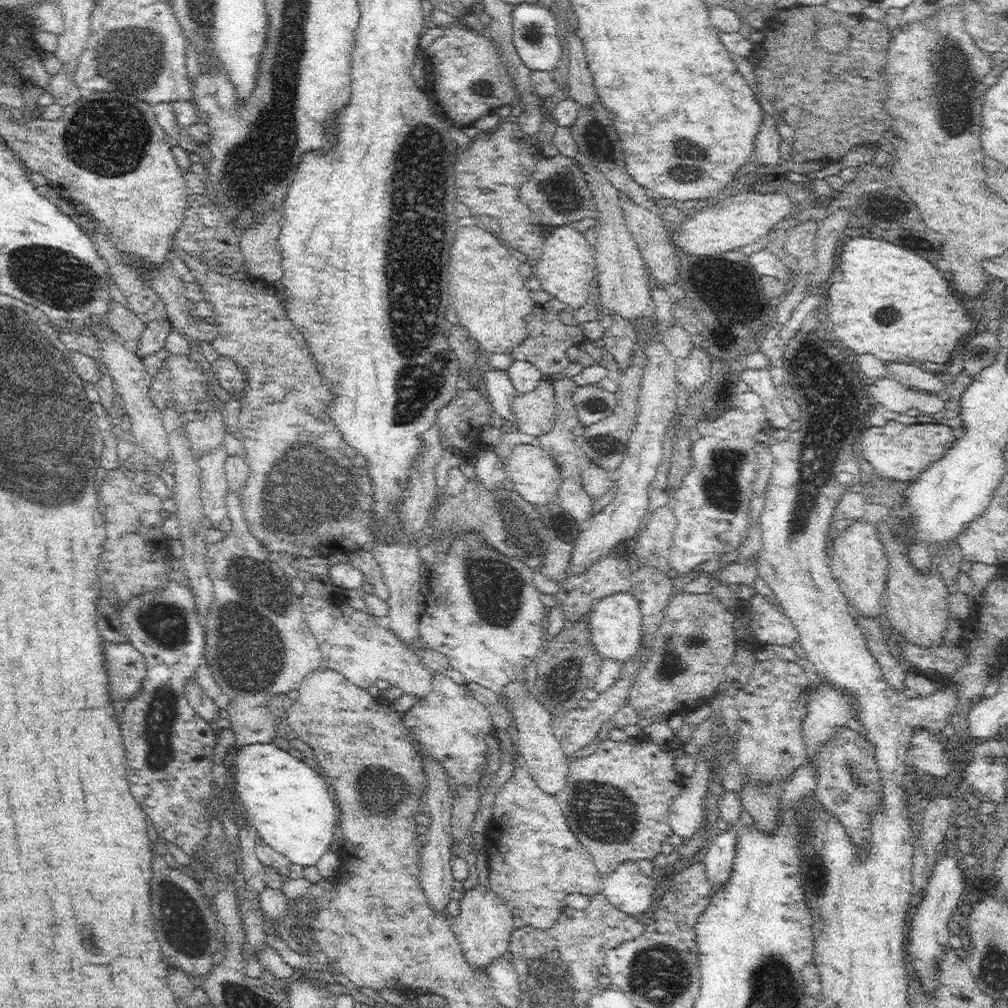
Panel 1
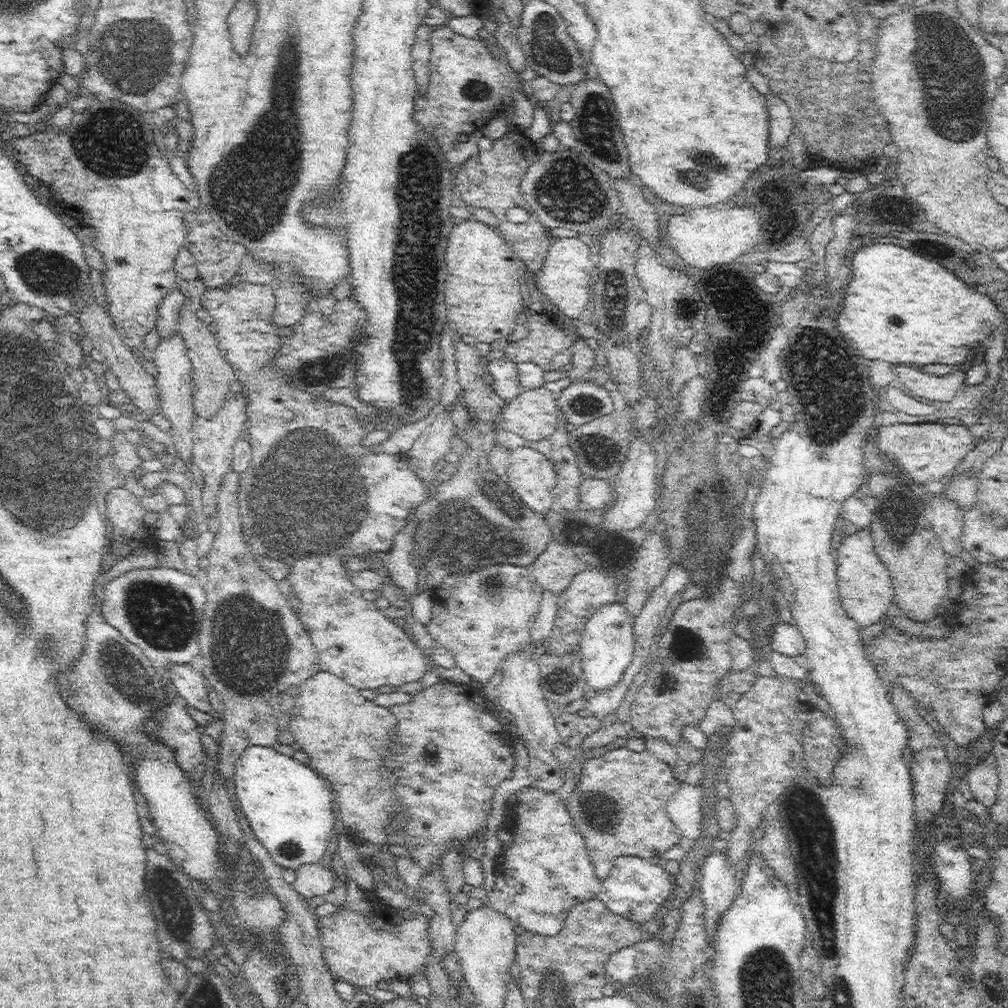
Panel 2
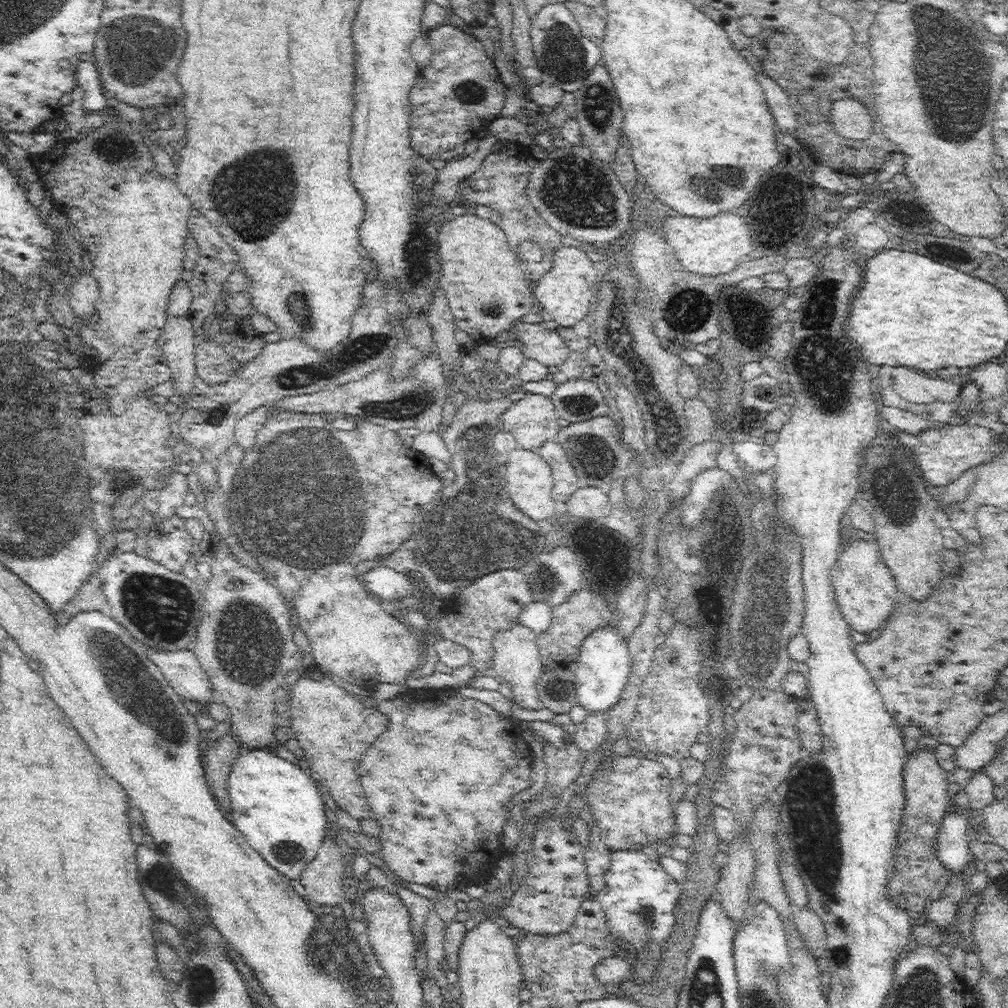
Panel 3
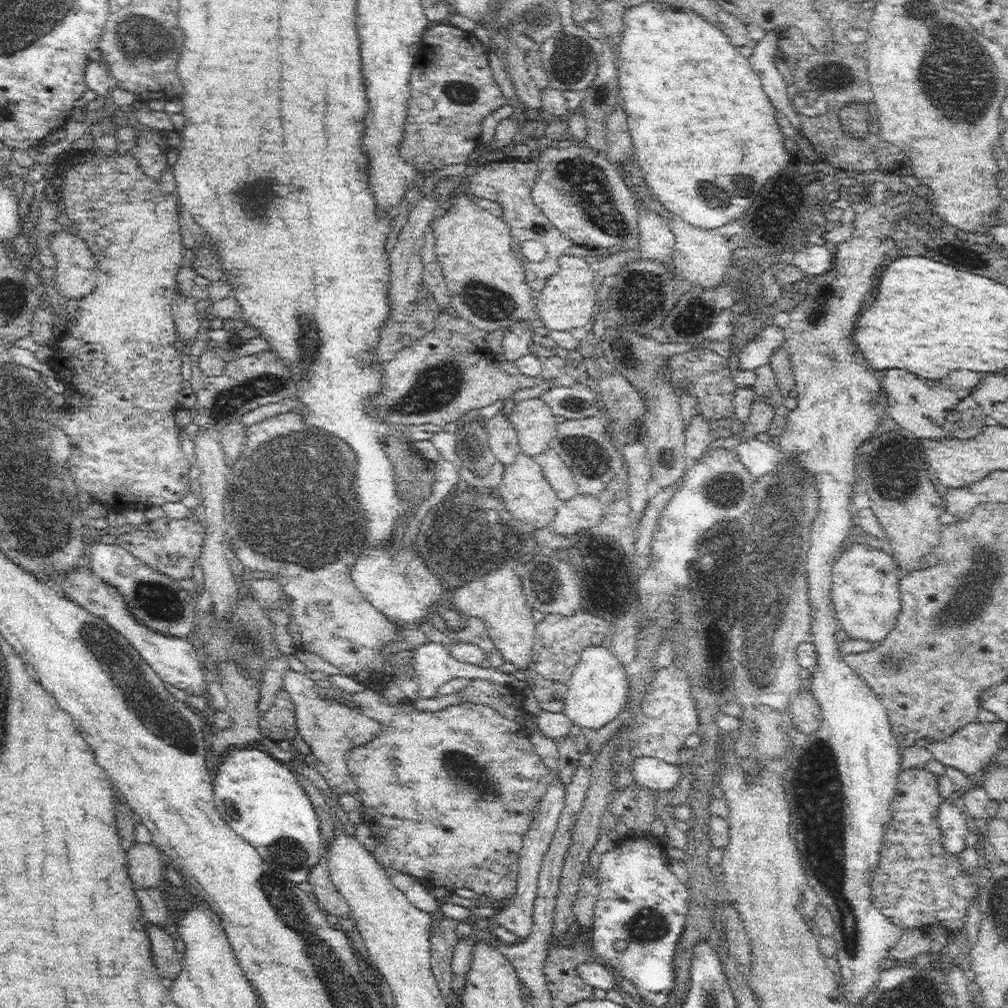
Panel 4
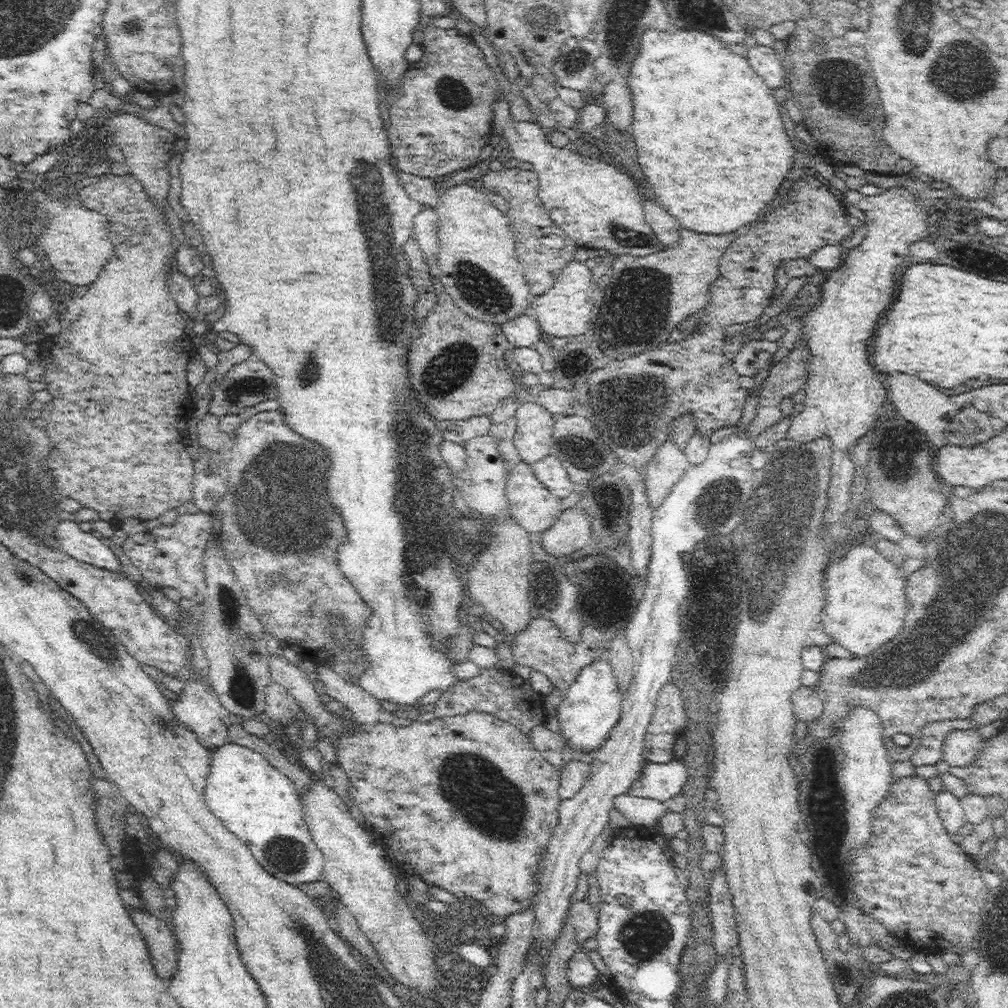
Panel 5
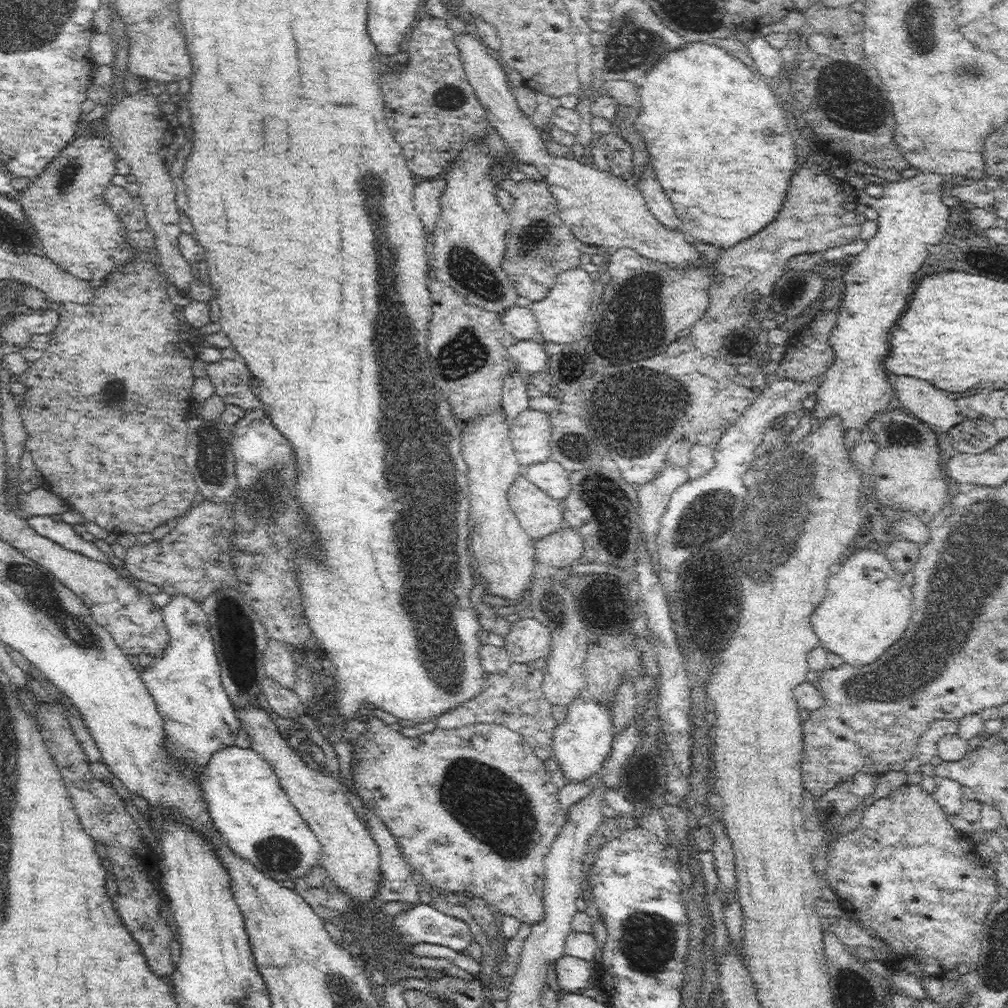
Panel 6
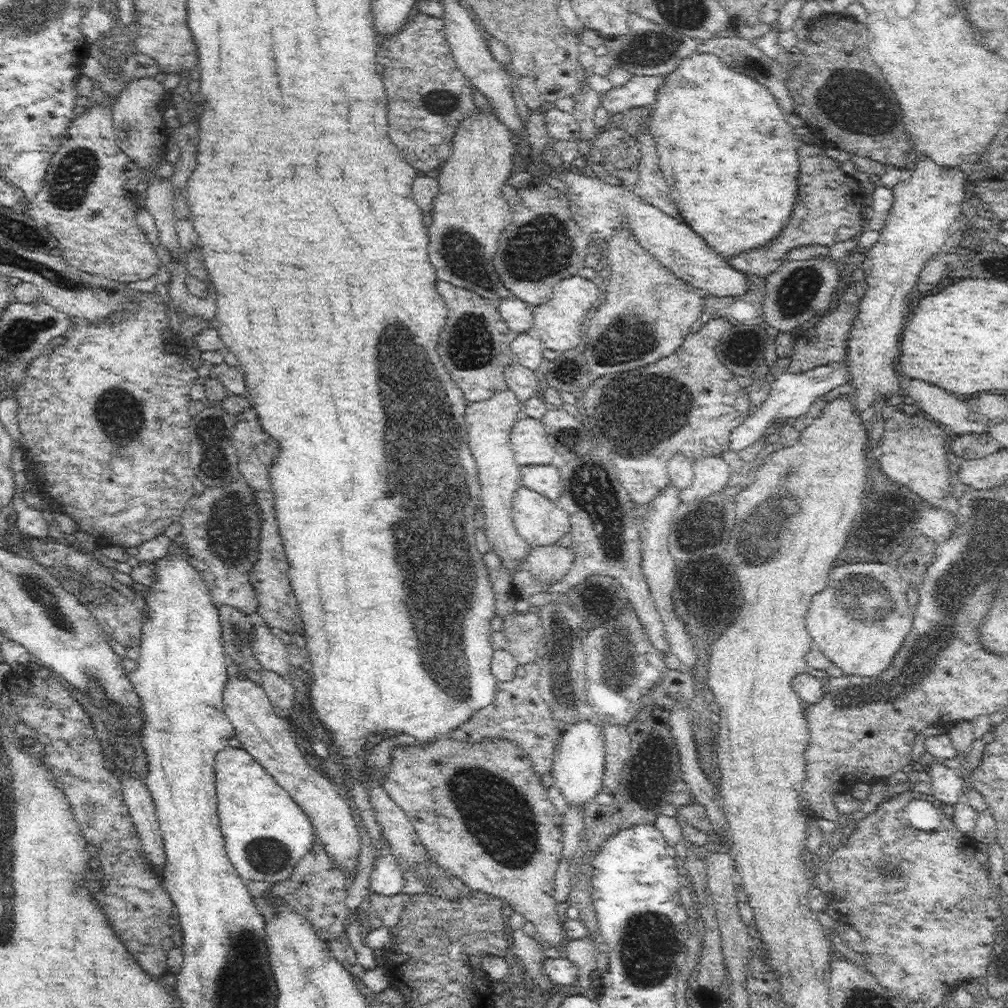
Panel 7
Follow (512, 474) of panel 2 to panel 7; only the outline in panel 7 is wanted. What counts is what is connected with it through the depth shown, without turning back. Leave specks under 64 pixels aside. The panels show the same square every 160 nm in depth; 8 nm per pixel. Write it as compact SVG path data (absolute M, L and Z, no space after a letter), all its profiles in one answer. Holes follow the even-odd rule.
M523 484L513 494L513 519L518 533L533 545L557 542L570 529L568 513L560 505Z

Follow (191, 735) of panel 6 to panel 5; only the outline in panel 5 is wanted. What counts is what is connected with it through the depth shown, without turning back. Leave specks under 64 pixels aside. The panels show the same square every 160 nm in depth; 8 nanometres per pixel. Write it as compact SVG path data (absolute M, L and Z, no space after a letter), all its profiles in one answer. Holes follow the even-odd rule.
M196 676L185 684L179 701L173 701L176 716L186 720L195 729L195 733L204 745L210 749L228 742L228 712L218 700L212 688L206 688Z

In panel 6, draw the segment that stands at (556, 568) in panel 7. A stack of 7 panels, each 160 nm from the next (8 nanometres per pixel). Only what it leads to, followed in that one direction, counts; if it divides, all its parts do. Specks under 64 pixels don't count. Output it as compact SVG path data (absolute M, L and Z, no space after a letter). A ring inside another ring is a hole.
M577 525L558 527L554 532L536 540L535 558L551 567L577 564L585 552L585 540Z

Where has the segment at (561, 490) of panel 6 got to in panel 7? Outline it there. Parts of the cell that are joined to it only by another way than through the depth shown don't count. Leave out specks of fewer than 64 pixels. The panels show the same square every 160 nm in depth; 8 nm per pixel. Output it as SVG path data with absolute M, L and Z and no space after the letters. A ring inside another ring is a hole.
M558 461L521 466L521 481L524 486L546 495L555 502L562 496L564 489Z

